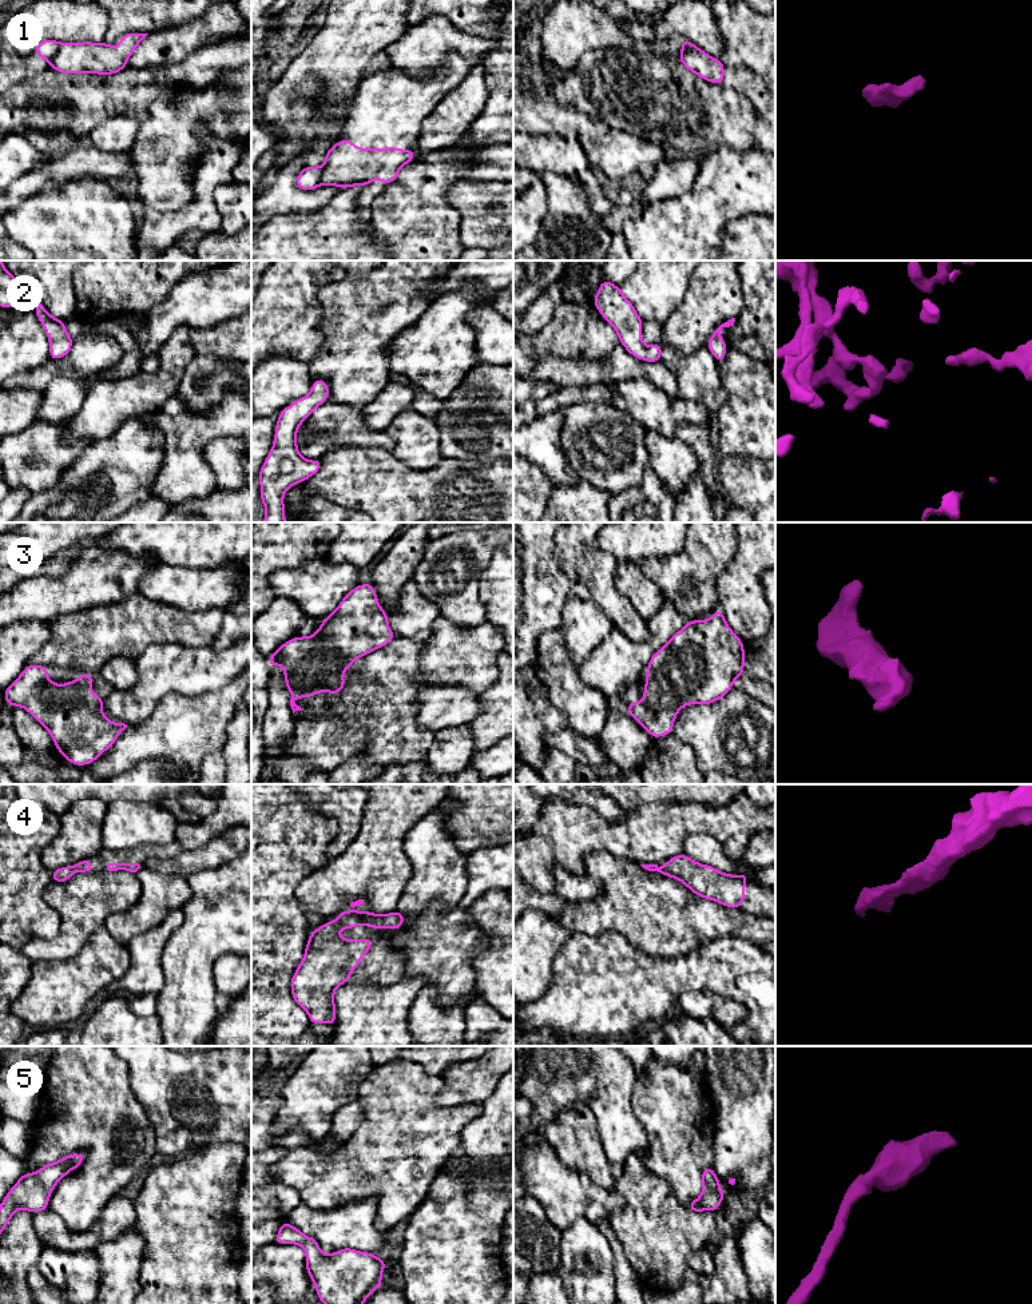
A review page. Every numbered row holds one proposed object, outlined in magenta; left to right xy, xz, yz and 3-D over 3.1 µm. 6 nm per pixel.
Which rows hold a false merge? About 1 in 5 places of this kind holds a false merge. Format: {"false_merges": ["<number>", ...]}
{"false_merges": ["1"]}

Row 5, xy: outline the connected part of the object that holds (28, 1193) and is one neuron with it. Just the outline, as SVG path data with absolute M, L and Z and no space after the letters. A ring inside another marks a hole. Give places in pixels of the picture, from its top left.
M72 1153L56 1162L45 1164L36 1173L23 1174L0 1204L0 1235L17 1209L32 1213L48 1209L48 1196L55 1185L72 1169L80 1166L84 1158L83 1153Z

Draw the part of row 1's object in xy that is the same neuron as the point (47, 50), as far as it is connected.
M45 39L37 44L33 53L45 59L48 63L52 61L55 55L57 53L60 43L56 40Z

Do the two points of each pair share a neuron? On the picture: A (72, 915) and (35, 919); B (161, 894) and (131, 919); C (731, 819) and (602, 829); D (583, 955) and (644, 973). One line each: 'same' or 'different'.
A: different
B: same
C: same
D: same

